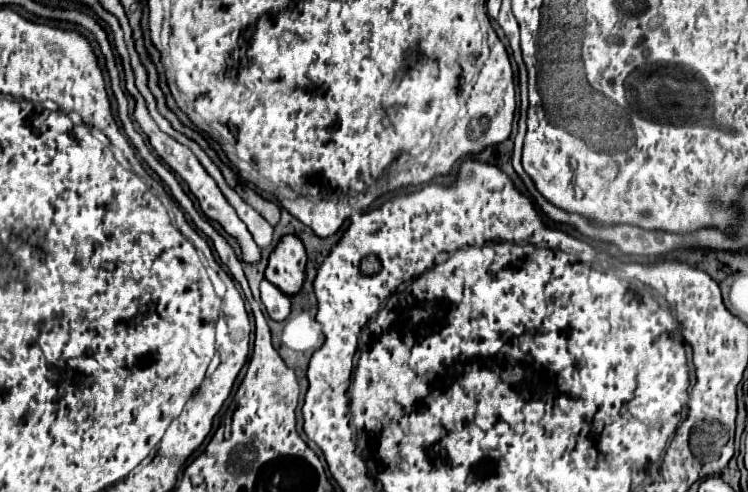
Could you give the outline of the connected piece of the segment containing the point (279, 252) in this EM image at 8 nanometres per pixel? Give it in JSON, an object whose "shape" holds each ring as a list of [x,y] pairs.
{"shape":[[[285,235],[269,255],[265,279],[285,295],[297,295],[305,283],[305,247],[293,235]]]}

